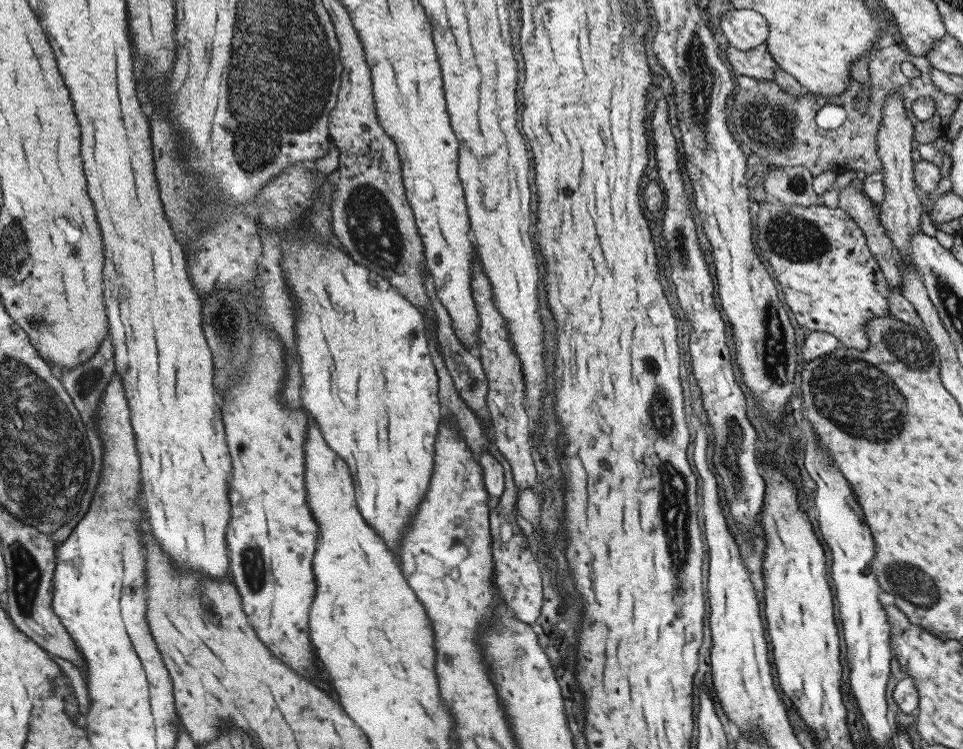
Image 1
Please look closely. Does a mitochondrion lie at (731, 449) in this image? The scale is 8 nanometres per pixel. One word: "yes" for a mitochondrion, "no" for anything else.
yes

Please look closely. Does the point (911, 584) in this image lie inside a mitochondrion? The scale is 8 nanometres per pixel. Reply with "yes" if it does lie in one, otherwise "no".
yes

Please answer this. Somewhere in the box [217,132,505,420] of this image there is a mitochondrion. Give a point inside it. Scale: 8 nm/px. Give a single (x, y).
(372, 223)

